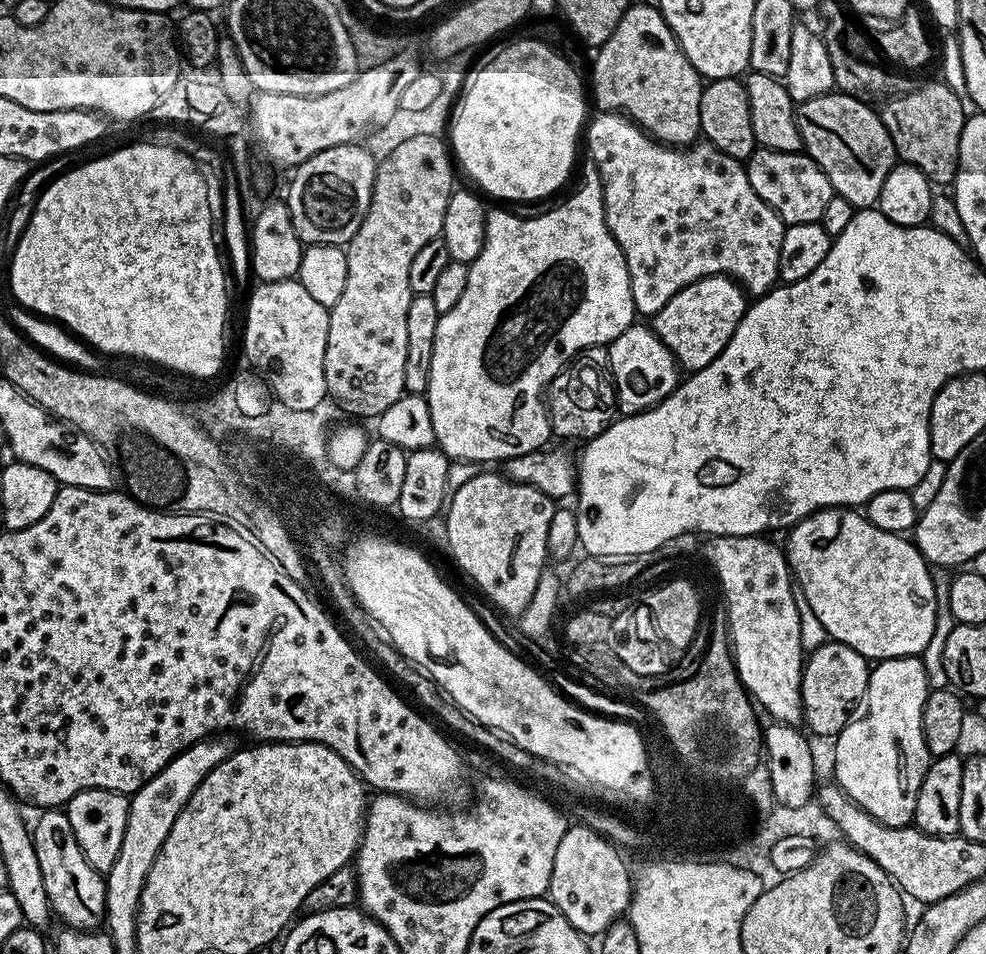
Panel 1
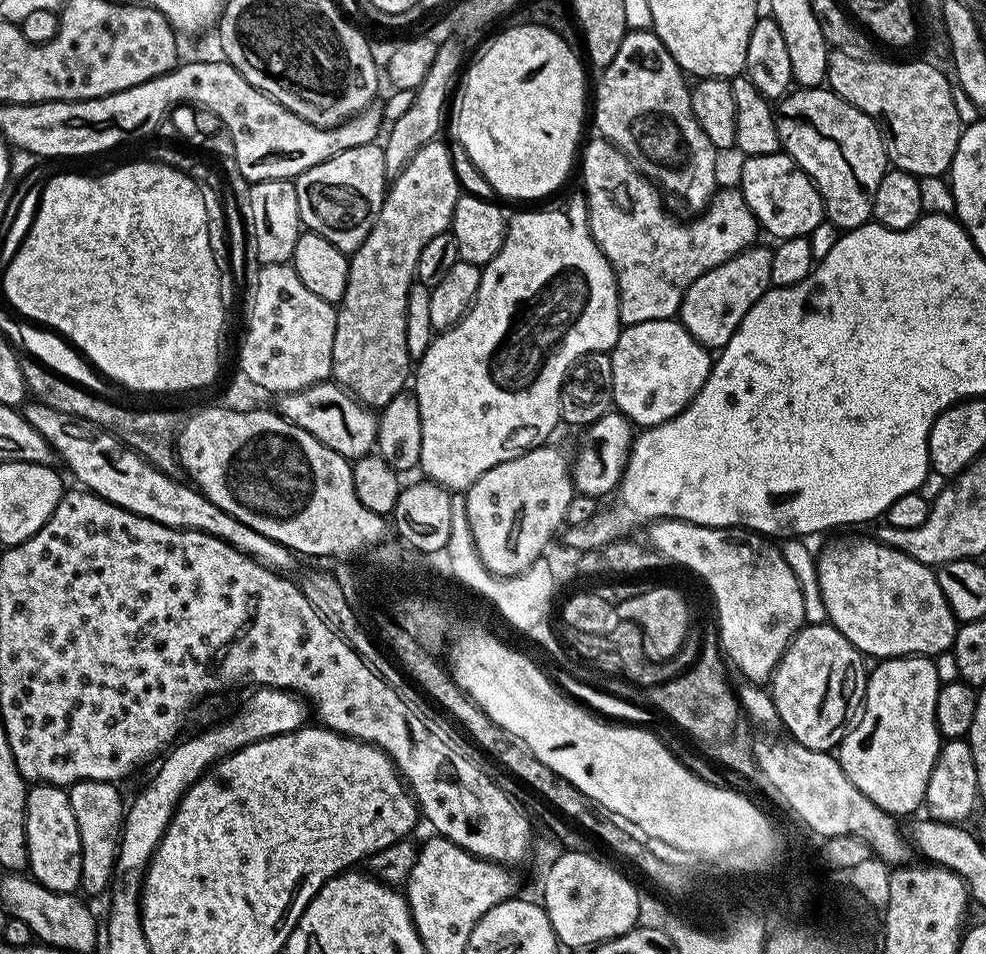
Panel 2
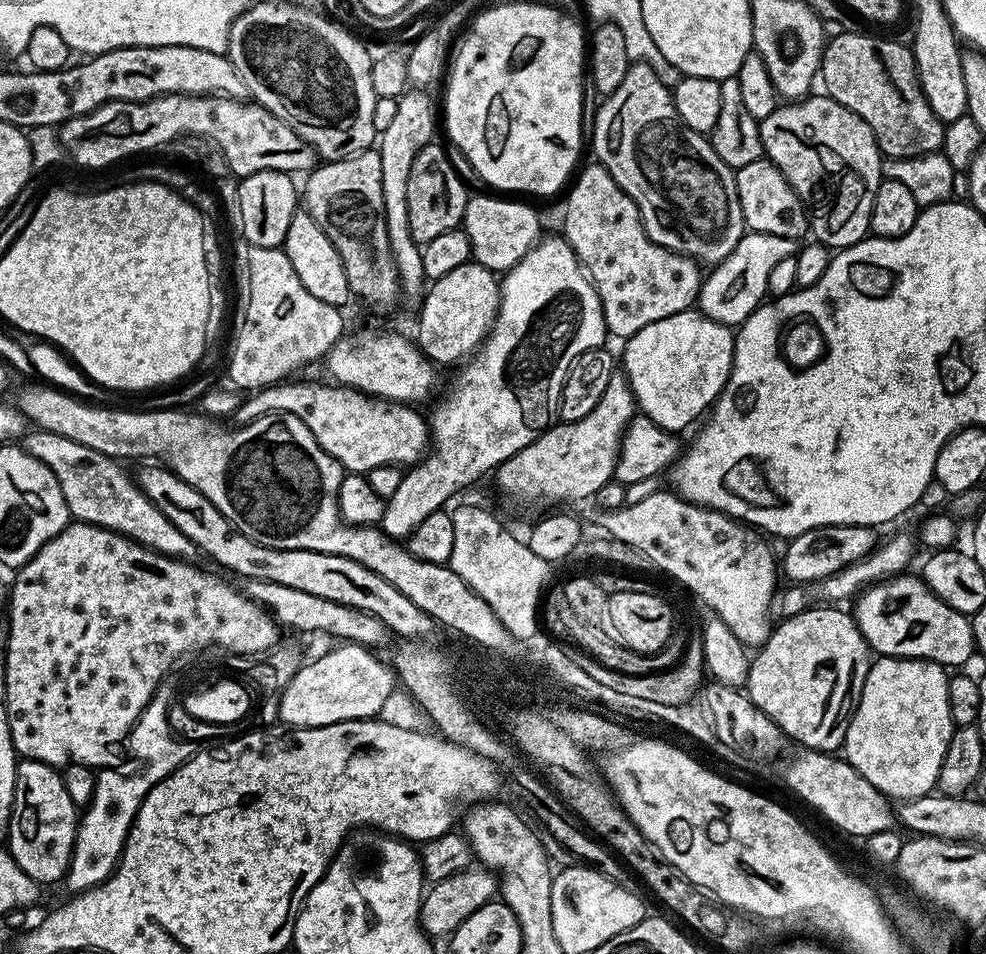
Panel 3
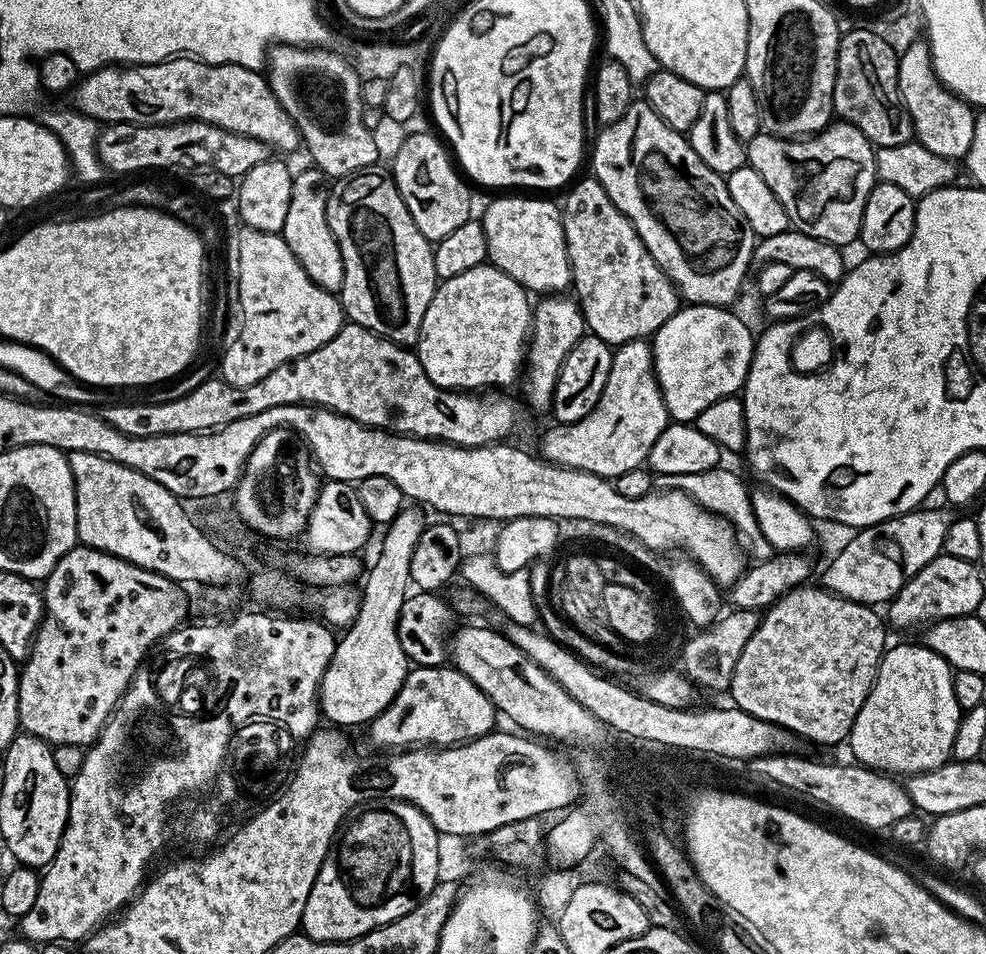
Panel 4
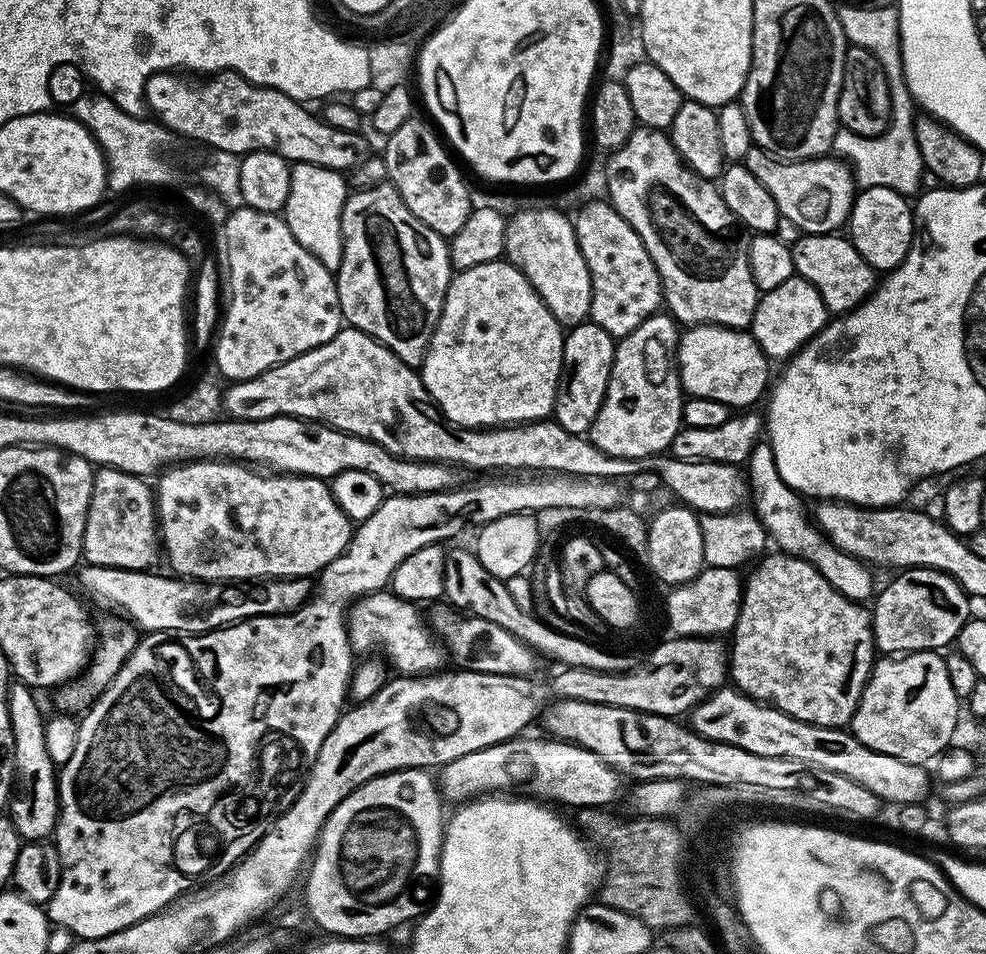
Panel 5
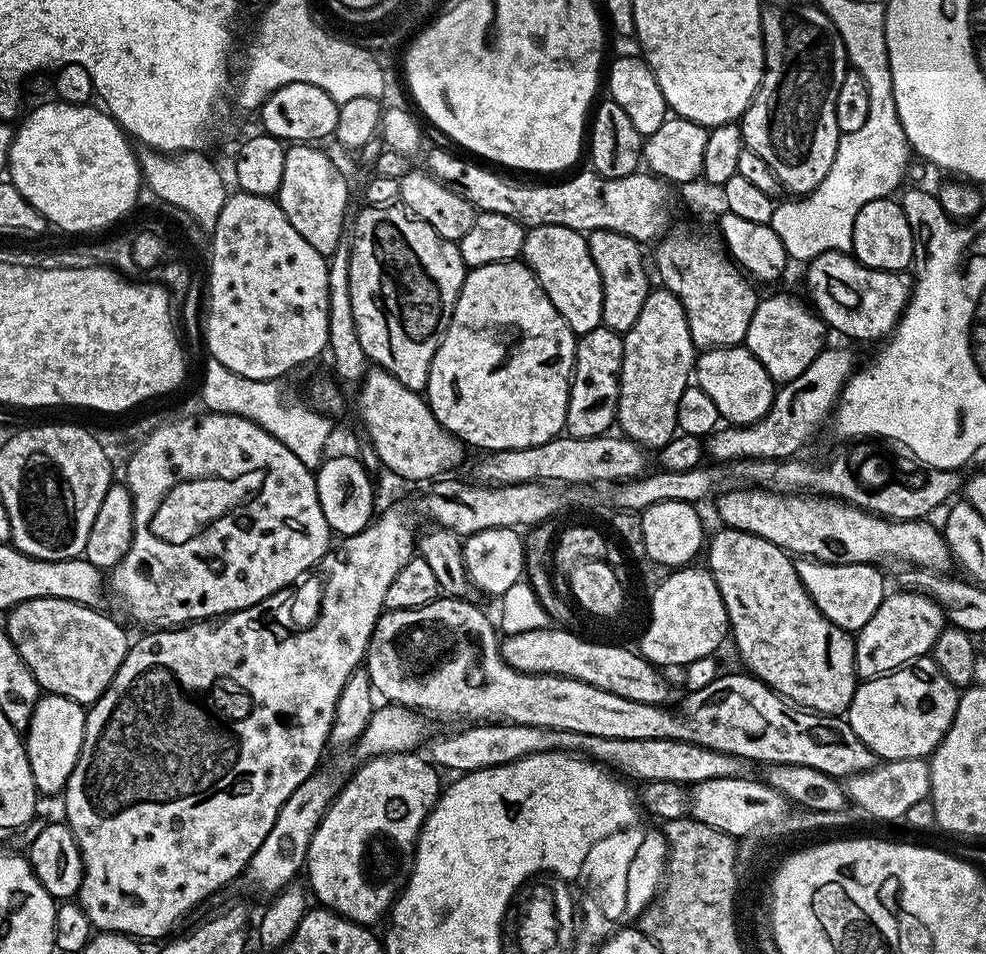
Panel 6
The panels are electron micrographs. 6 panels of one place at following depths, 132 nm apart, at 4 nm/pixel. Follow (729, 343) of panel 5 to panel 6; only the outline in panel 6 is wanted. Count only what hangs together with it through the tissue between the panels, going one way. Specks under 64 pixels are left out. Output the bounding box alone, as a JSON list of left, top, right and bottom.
[694,346,777,426]

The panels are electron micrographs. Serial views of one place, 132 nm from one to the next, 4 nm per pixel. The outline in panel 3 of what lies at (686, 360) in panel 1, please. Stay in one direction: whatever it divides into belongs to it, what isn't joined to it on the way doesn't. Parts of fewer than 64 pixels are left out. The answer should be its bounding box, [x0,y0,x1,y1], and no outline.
[698,231,797,326]

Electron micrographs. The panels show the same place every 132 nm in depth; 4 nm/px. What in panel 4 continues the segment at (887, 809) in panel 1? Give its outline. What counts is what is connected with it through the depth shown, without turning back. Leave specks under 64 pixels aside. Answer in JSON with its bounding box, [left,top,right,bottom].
[846,643,962,778]

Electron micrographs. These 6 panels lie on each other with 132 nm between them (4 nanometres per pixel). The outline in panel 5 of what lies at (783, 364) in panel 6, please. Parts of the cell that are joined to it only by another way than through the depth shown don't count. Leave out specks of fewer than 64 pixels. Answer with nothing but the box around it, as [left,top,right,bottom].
[750,274,830,362]

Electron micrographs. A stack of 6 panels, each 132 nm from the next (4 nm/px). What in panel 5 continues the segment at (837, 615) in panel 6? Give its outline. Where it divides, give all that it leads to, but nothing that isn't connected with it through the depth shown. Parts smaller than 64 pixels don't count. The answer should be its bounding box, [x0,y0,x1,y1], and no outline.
[746,442,874,602]

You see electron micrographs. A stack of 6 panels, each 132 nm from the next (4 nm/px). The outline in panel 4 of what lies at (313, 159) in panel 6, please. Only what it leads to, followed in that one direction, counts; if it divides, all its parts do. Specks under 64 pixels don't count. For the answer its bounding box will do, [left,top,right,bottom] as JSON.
[283,166,344,293]

